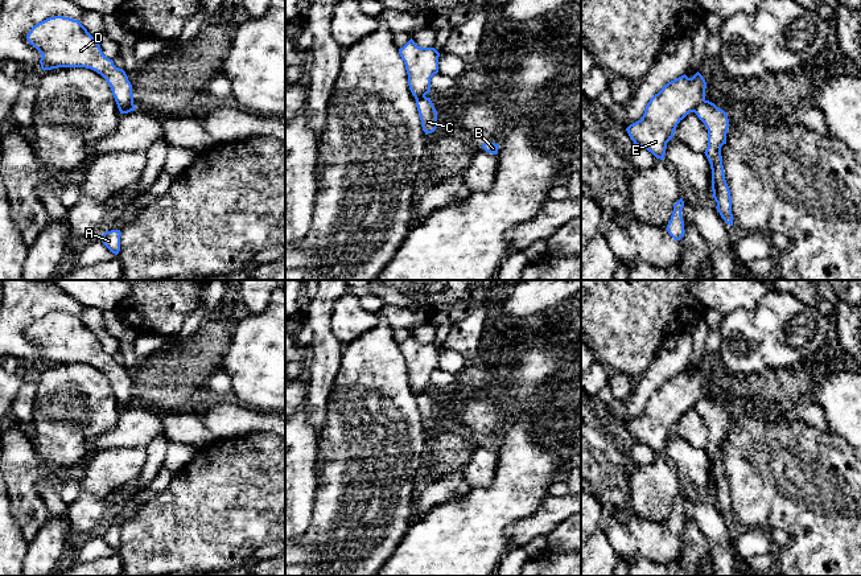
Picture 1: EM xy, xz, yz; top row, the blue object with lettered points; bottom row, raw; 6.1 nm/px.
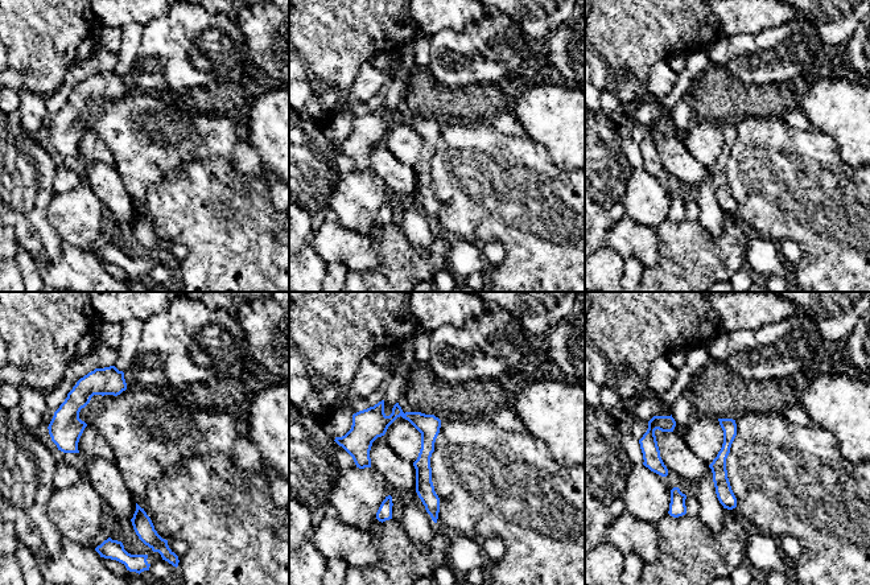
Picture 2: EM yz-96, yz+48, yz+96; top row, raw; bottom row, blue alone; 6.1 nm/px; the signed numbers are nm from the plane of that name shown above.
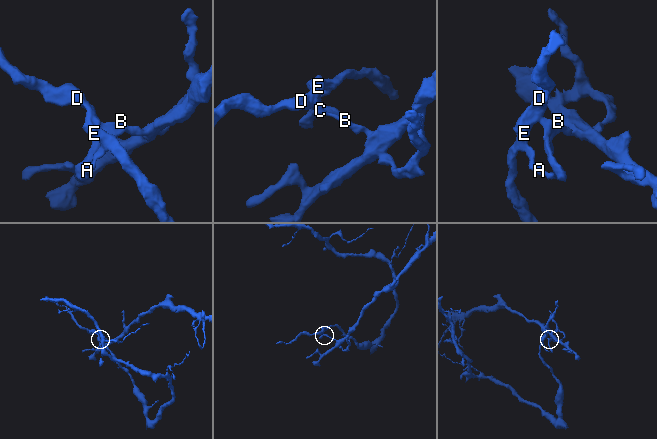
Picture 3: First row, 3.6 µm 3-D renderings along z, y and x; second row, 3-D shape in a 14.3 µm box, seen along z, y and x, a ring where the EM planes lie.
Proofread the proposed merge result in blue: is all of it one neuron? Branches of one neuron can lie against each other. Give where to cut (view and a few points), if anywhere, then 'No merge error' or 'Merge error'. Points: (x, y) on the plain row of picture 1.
Split along yz (705, 396), (692, 407). Merge error

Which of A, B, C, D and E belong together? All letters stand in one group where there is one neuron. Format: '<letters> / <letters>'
A D E / B C

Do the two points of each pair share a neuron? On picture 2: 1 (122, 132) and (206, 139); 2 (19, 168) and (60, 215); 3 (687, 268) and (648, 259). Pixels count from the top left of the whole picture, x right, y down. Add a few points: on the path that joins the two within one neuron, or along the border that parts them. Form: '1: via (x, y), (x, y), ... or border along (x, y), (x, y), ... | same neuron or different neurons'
1: via (143, 132), (151, 136), (185, 136) | same neuron
2: border along (54, 193), (48, 209), (48, 219), (58, 234) | different neurons
3: border along (655, 231), (659, 239), (659, 262), (644, 267) | different neurons

